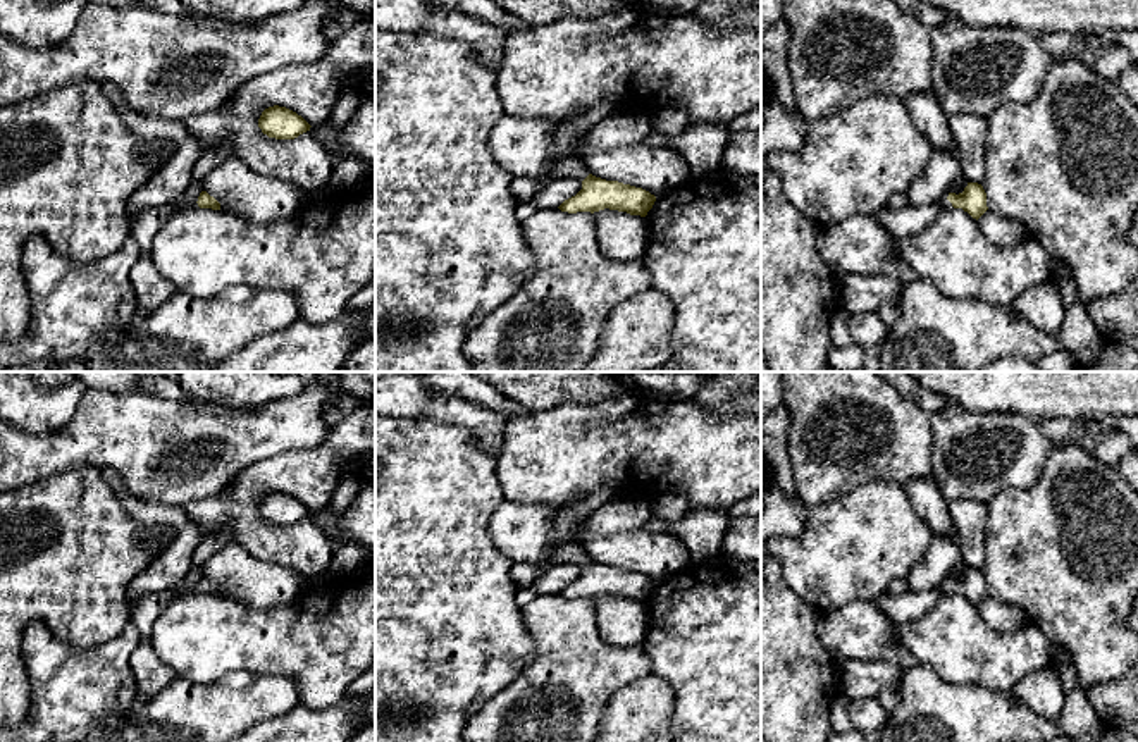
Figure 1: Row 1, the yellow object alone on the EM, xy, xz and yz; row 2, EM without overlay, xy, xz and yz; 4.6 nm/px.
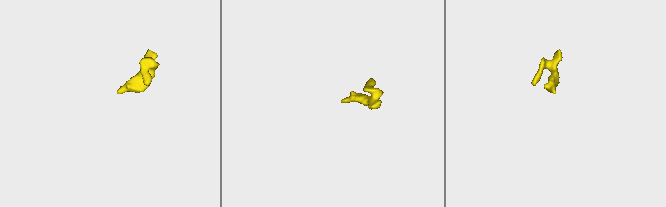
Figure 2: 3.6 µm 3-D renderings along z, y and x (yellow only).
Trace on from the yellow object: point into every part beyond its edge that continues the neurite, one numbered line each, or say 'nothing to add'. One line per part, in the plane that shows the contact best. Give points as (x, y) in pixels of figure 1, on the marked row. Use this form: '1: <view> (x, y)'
1: xz (524, 147)

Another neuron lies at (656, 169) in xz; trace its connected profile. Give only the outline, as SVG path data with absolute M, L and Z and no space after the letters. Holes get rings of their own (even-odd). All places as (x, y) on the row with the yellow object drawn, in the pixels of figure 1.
M587 133L580 134L575 139L572 150L577 150L580 153L580 160L596 177L642 188L654 195L656 198L663 196L665 193L671 191L673 188L690 179L689 164L671 148L634 145L618 146L613 150L594 150L582 145L585 134Z

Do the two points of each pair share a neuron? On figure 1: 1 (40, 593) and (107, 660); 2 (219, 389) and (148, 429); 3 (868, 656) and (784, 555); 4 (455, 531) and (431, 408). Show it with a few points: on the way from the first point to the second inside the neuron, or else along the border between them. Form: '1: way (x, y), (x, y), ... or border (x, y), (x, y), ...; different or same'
1: border (128, 624), (88, 648), (55, 639); different
2: border (190, 396), (240, 410); different
3: border (872, 601), (849, 601), (818, 615); different
4: border (393, 415), (460, 424), (470, 436); different

